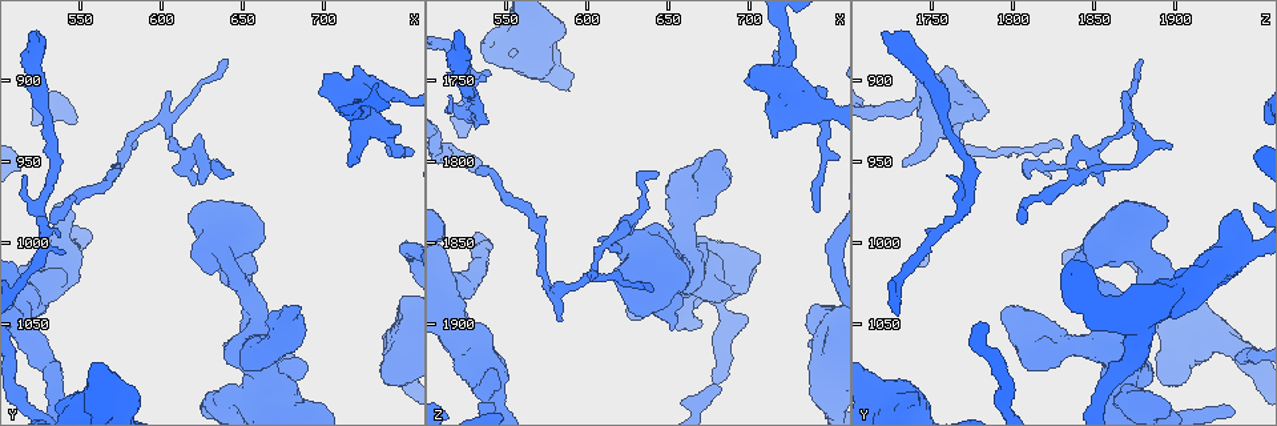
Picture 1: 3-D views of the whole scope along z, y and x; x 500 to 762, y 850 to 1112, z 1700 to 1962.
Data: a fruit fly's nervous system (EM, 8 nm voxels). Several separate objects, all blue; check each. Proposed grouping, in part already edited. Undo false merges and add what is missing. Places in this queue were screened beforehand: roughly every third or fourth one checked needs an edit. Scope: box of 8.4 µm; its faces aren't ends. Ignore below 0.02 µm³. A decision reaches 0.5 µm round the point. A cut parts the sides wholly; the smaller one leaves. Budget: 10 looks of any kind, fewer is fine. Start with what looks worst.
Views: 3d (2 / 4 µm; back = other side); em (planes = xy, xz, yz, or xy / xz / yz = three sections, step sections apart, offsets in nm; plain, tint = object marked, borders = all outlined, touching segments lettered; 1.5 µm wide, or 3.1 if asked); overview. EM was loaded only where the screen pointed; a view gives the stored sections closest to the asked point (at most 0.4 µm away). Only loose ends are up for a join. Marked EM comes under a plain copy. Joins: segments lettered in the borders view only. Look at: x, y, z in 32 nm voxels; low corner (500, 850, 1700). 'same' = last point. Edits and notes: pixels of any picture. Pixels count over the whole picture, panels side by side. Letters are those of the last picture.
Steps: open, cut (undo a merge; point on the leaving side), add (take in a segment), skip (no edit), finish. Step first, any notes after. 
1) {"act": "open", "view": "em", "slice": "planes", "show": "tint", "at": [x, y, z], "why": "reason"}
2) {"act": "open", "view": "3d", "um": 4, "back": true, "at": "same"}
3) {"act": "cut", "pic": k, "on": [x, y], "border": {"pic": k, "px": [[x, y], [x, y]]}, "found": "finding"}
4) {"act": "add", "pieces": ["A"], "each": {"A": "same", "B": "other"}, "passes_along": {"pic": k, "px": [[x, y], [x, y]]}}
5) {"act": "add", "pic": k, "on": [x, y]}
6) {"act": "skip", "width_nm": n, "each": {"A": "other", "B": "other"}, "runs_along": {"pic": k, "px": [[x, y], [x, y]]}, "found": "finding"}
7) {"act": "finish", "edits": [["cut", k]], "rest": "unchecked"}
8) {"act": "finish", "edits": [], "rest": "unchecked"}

{"act": "open", "view": "3d", "um": 4, "at": [714, 922, 1780], "why": "branch stops here"}

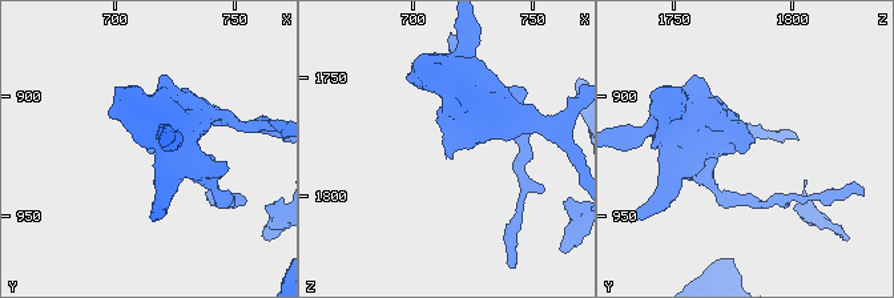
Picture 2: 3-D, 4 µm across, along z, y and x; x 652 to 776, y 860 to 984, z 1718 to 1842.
{"act": "open", "view": "em", "slice": "planes", "show": "borders", "at": [715, 925, 1780]}

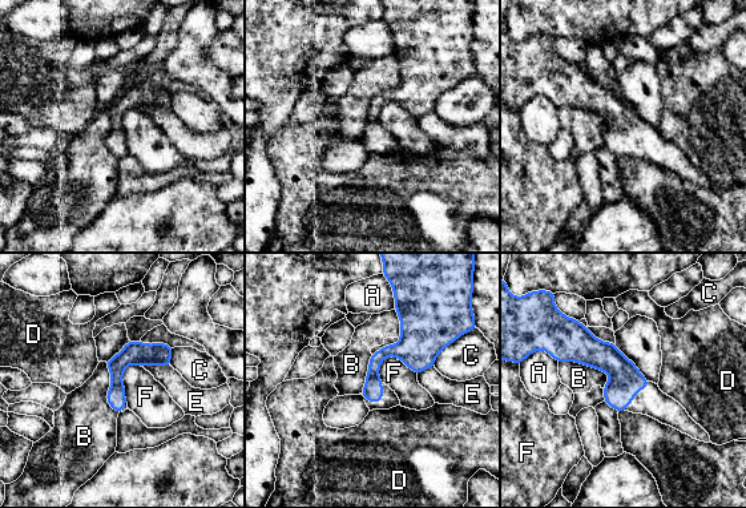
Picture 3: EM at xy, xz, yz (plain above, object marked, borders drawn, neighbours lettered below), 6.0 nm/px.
{"act": "skip", "each": {"A": "other", "B": "other", "C": "other", "D": "other", "E": "other", "F": "other"}, "border": {"pic": 3, "px": [[559, 362], [596, 367], [609, 379]]}, "found": "no lettered segment goes on from it"}

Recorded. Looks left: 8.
{"act": "open", "view": "em", "slice": "xy", "step": 4, "show": "borders", "at": [520, 870, 1718], "why": "an open end"}

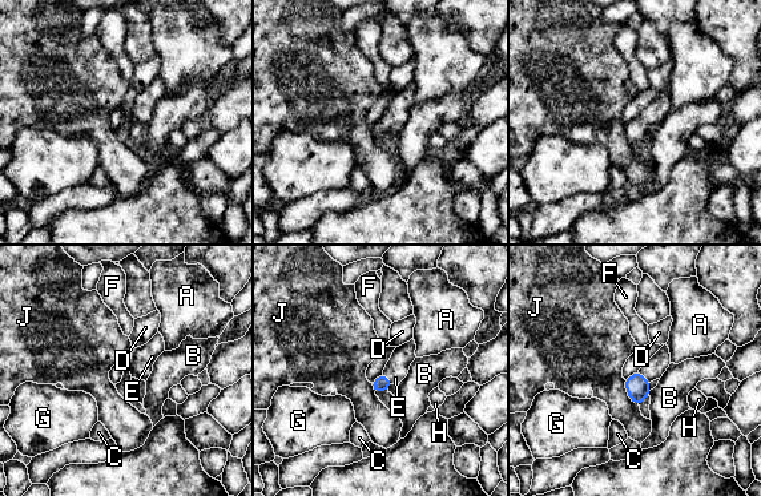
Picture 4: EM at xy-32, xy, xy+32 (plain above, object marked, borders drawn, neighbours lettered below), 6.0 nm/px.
{"act": "open", "view": "em", "slice": "planes", "show": "borders", "at": "same", "why": "cut it another way"}

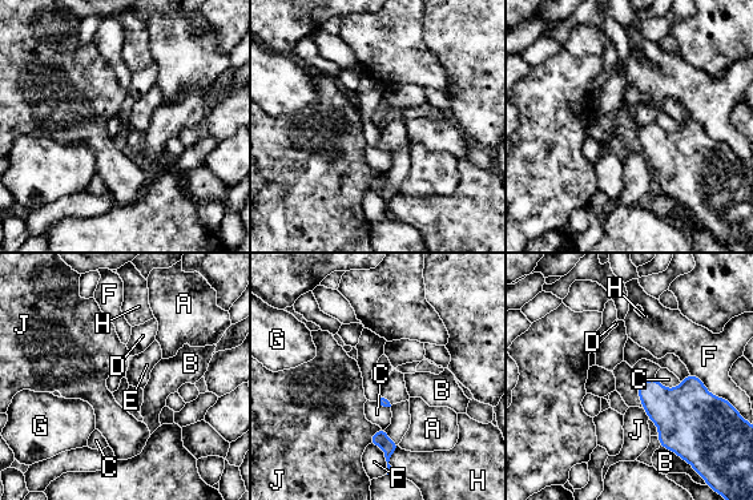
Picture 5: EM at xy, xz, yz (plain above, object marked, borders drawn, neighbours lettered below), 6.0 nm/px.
{"act": "add", "pieces": ["E"], "longest_contact_nm": ["F", 280], "each": {"A": "other", "B": "other", "C": "other", "D": "other", "E": "same", "F": "other", "G": "other", "H": "other", "J": "other"}, "passes_along": {"pic": 5, "px": [[382, 400], [386, 399], [393, 387]]}, "found": "the neuron continues"}

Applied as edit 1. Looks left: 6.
{"act": "open", "view": "overview", "why": "see it whole again"}

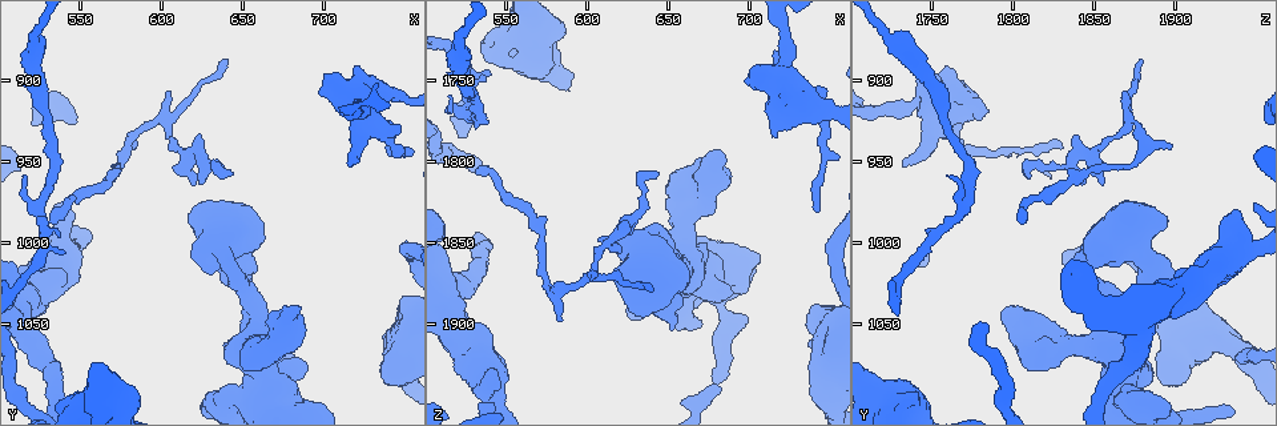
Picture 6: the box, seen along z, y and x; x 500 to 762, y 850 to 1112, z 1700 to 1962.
{"act": "open", "view": "em", "slice": "xy", "step": 4, "show": "tint", "at": [640, 888, 1880], "why": "thin end"}

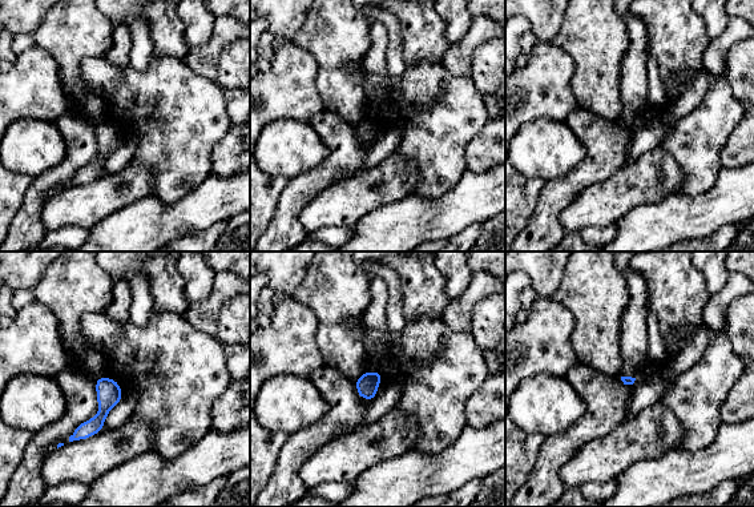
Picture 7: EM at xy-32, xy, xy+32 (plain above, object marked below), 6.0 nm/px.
{"act": "open", "view": "em", "slice": "planes", "show": "borders", "at": "same", "why": "another direction"}

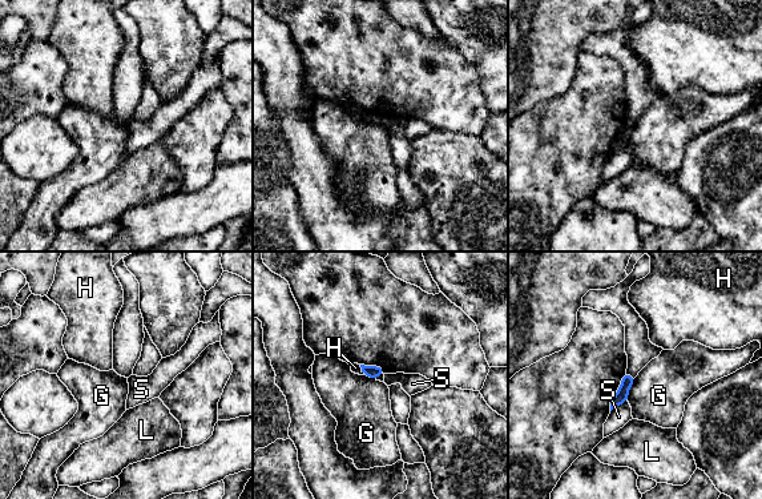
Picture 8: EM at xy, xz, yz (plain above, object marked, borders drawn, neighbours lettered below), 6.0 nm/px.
{"act": "skip", "each": {"G": "other", "H": "other", "L": "other", "S": "other"}, "border": {"pic": 8, "px": [[636, 377], [627, 399]]}, "found": "none of them fits"}

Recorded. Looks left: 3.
{"act": "open", "view": "em", "slice": "planes", "show": "borders", "at": [662, 1066, 1822], "why": "a narrow waist"}

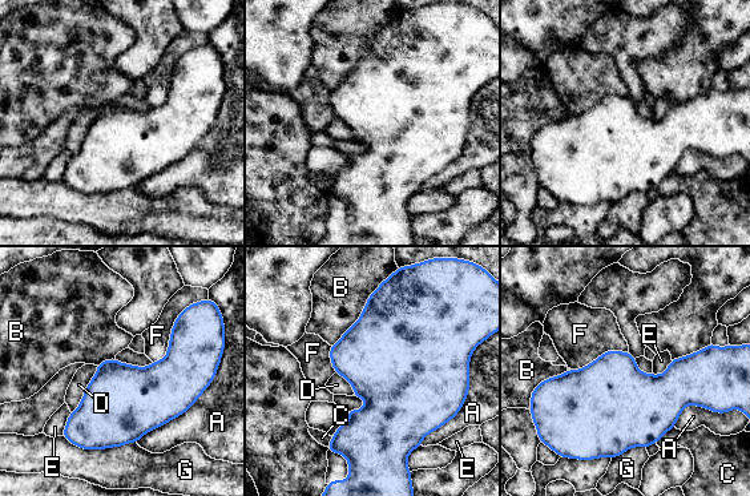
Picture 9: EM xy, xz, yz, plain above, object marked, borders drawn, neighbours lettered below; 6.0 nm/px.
{"act": "skip", "each": {"A": "other", "B": "other", "C": "other", "D": "other", "E": "other", "F": "other", "G": "other"}, "border": {"pic": 9, "px": [[628, 350], [604, 351], [571, 370]]}, "found": "continuous, no second neuron"}

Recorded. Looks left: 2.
{"act": "finish", "edits": [["add", 5]], "rest": "unchecked"}

